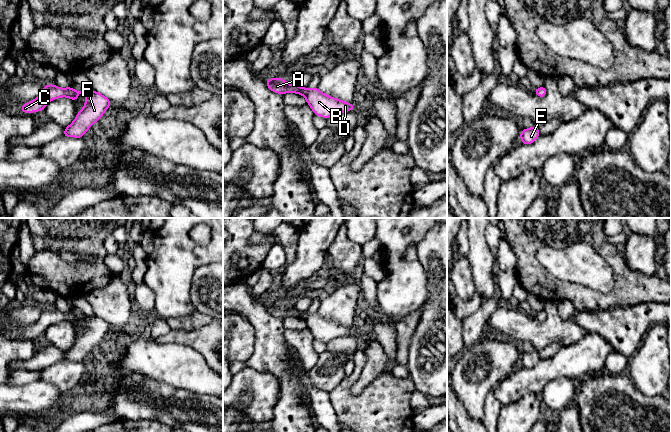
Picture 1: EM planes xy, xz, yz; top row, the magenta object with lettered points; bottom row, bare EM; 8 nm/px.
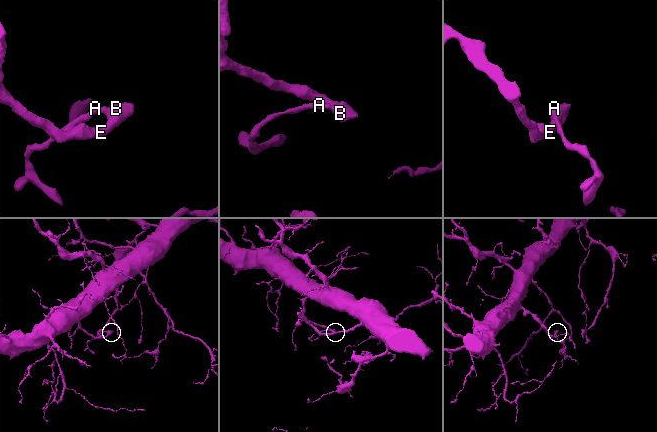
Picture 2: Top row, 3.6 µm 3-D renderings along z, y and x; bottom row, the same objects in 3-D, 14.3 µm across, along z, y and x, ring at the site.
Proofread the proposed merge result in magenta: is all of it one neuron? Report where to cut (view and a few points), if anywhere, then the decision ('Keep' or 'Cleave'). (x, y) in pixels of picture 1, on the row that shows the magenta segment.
No split. Keep

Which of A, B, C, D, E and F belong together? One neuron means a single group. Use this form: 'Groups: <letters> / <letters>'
Groups: A B C D E F

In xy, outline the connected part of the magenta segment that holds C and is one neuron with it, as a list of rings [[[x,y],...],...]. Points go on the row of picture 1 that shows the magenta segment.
[[[46,84],[45,87],[41,90],[39,96],[30,102],[22,104],[20,110],[22,113],[43,111],[46,105],[52,100],[61,97],[68,97],[75,102],[78,99],[78,95],[82,93],[83,91],[76,91],[72,88],[72,86],[67,88],[60,88],[53,84]]]

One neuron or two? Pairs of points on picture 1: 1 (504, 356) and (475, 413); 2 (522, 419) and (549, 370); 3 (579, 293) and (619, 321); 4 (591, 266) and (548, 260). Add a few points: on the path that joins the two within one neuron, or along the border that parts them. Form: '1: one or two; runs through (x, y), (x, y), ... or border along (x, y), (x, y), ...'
1: one; runs through (493, 370), (490, 377), (475, 392), (475, 399)
2: two; border along (538, 393), (525, 393), (515, 402)
3: two; border along (626, 305), (616, 305), (598, 310), (579, 310)
4: one; runs through (580, 263), (559, 262)

